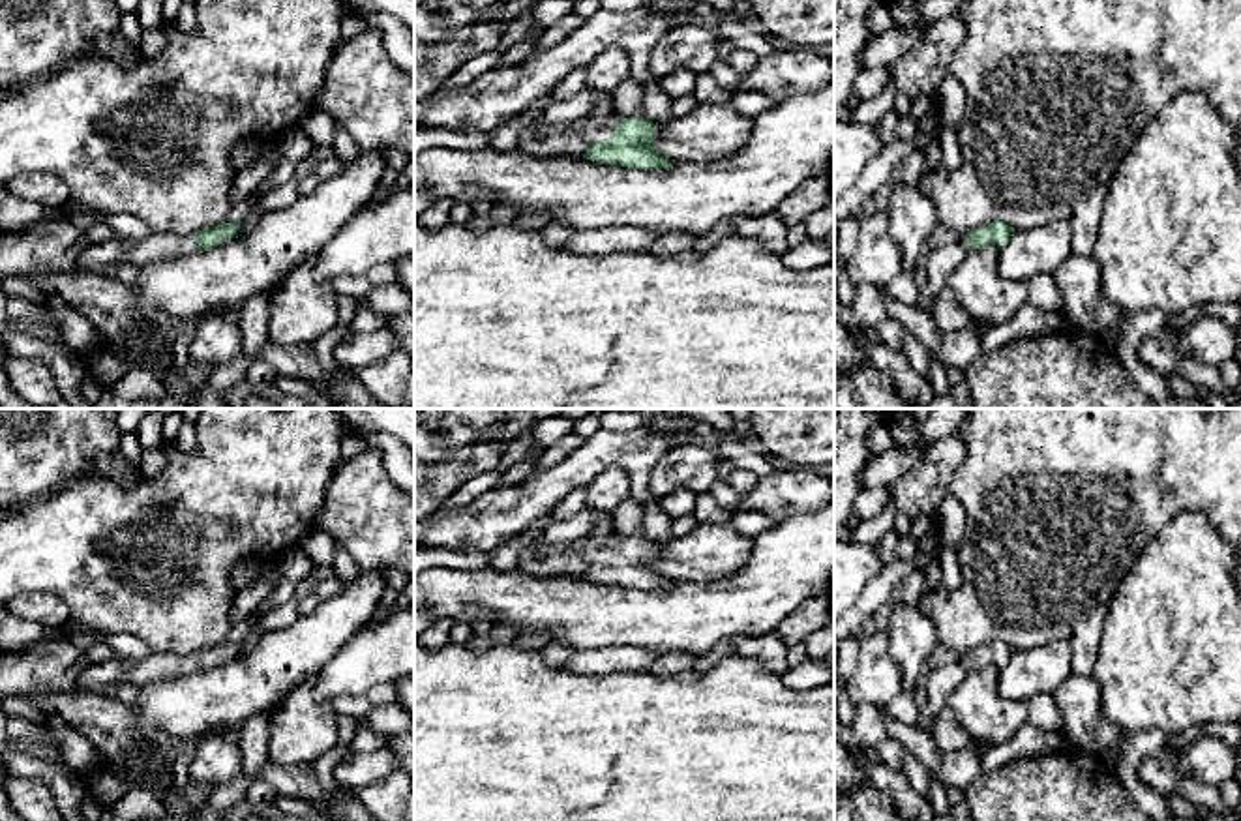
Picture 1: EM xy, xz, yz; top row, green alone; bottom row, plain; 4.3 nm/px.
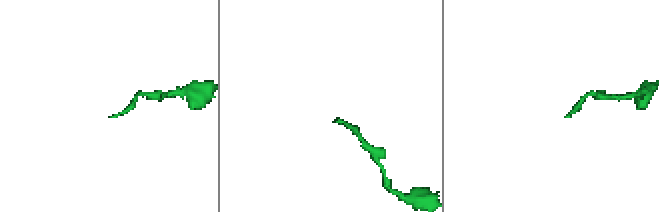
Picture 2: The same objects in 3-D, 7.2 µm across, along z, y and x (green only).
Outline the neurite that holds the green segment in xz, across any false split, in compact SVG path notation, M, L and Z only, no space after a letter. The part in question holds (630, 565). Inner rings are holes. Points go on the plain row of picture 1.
M617 534L606 542L579 538L562 551L583 553L591 560L585 575L598 583L641 590L675 585L675 579L669 579L652 568L656 544L643 536L622 538Z

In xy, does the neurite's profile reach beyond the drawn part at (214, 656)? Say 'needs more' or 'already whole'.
needs more

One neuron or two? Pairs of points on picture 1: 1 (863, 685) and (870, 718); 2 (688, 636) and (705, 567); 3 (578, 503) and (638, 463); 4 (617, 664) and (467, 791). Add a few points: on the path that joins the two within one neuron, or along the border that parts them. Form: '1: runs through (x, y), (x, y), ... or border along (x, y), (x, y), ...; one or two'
1: border along (857, 705), (876, 703), (882, 709); two
2: border along (743, 567), (726, 578), (675, 582); two
3: border along (585, 486), (574, 488), (552, 508); two
4: border along (565, 670), (578, 673), (647, 671); two

